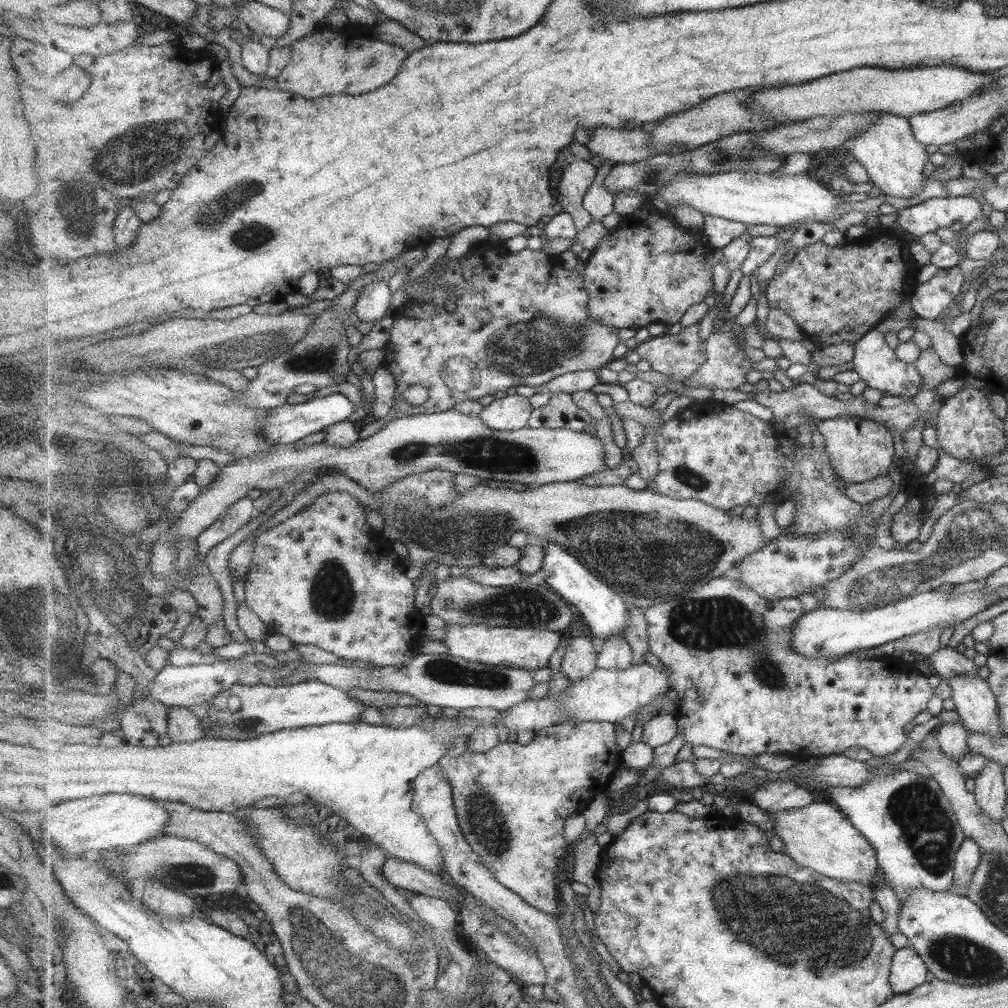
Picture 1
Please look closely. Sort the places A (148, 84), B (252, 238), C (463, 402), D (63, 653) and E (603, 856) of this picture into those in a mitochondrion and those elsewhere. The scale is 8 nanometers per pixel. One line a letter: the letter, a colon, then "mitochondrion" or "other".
A: other
B: mitochondrion
C: other
D: mitochondrion
E: other

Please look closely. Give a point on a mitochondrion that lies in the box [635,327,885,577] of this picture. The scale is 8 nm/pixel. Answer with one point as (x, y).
(688, 476)

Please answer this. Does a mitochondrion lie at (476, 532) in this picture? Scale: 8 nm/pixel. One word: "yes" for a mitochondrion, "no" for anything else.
yes

